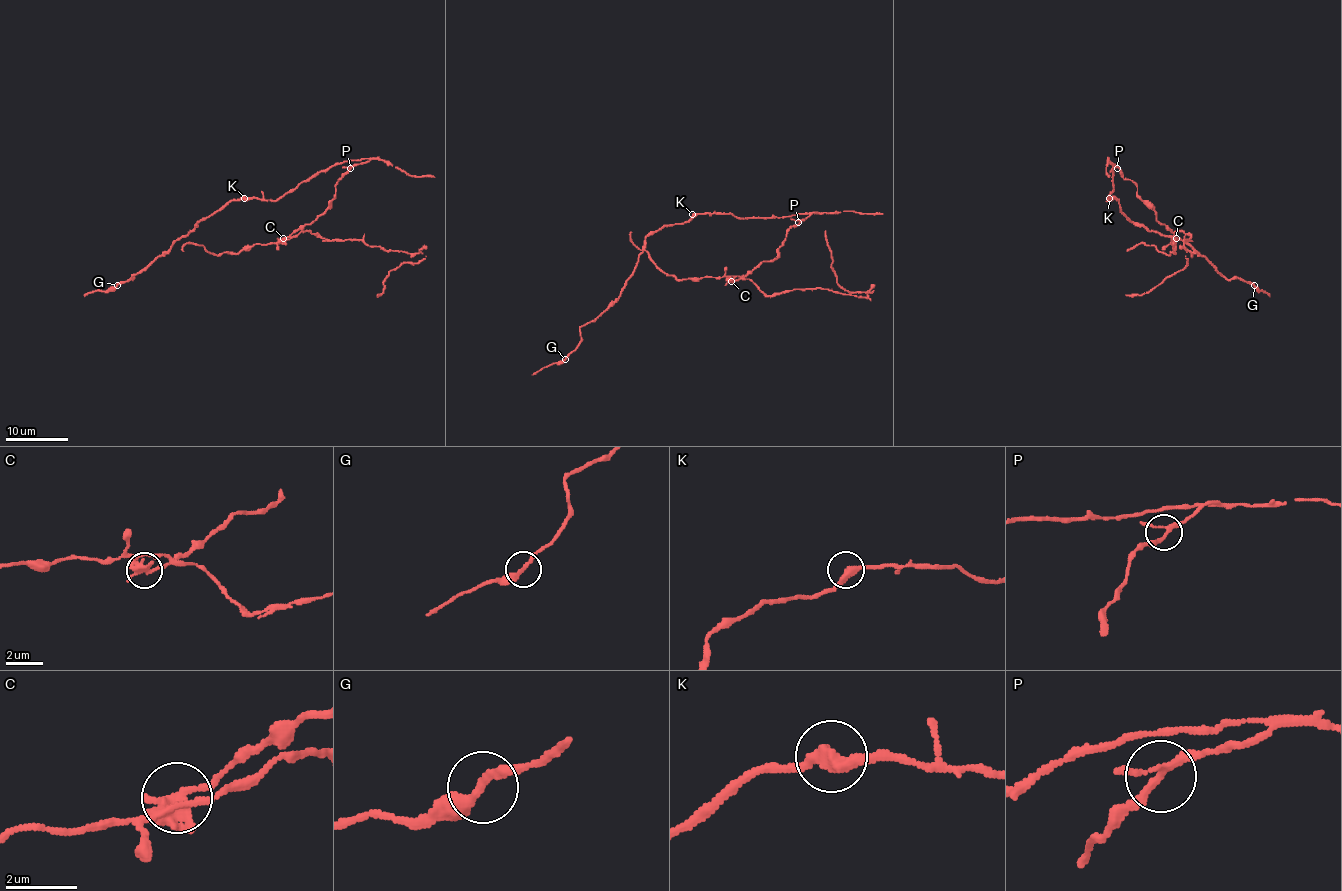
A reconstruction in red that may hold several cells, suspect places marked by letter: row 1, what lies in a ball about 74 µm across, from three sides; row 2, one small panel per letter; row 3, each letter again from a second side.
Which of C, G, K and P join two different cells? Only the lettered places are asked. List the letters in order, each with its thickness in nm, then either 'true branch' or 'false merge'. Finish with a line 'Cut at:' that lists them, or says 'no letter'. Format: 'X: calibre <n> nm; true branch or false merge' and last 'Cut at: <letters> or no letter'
C: calibre 280 nm; false merge
G: calibre 280 nm; true branch
K: calibre 380 nm; true branch
P: calibre 180 nm; true branch
Cut at: C

